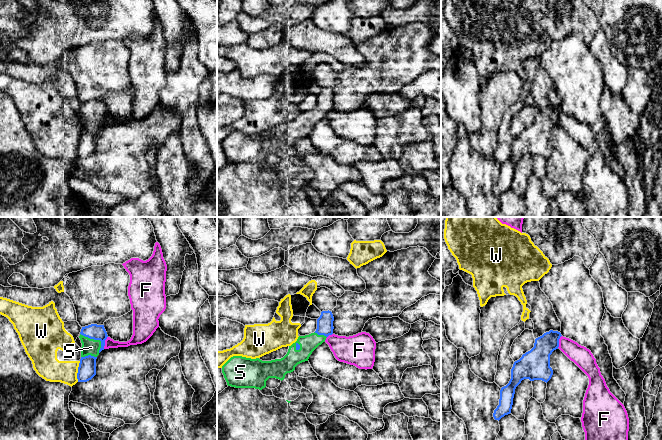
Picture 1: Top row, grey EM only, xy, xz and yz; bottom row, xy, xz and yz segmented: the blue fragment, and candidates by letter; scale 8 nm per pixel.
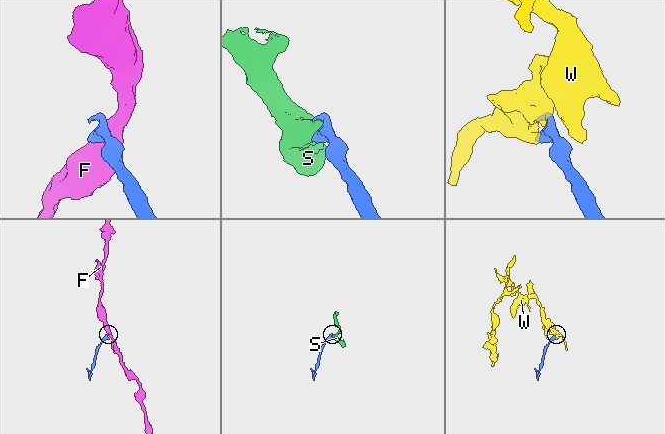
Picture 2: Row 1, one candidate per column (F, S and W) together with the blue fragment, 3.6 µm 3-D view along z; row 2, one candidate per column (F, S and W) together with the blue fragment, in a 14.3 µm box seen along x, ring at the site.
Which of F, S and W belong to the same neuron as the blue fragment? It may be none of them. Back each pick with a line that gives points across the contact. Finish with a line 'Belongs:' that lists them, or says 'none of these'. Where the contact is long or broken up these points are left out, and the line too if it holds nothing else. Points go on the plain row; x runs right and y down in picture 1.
Belongs: S

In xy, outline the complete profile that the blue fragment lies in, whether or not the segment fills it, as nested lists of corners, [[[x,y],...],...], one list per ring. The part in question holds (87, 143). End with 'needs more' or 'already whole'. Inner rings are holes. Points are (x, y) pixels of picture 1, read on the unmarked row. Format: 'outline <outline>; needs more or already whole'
outline [[[91,100],[82,103],[80,108],[81,135],[78,143],[78,158],[87,158],[96,151],[96,135],[104,126],[108,111],[104,101]]]; needs more

